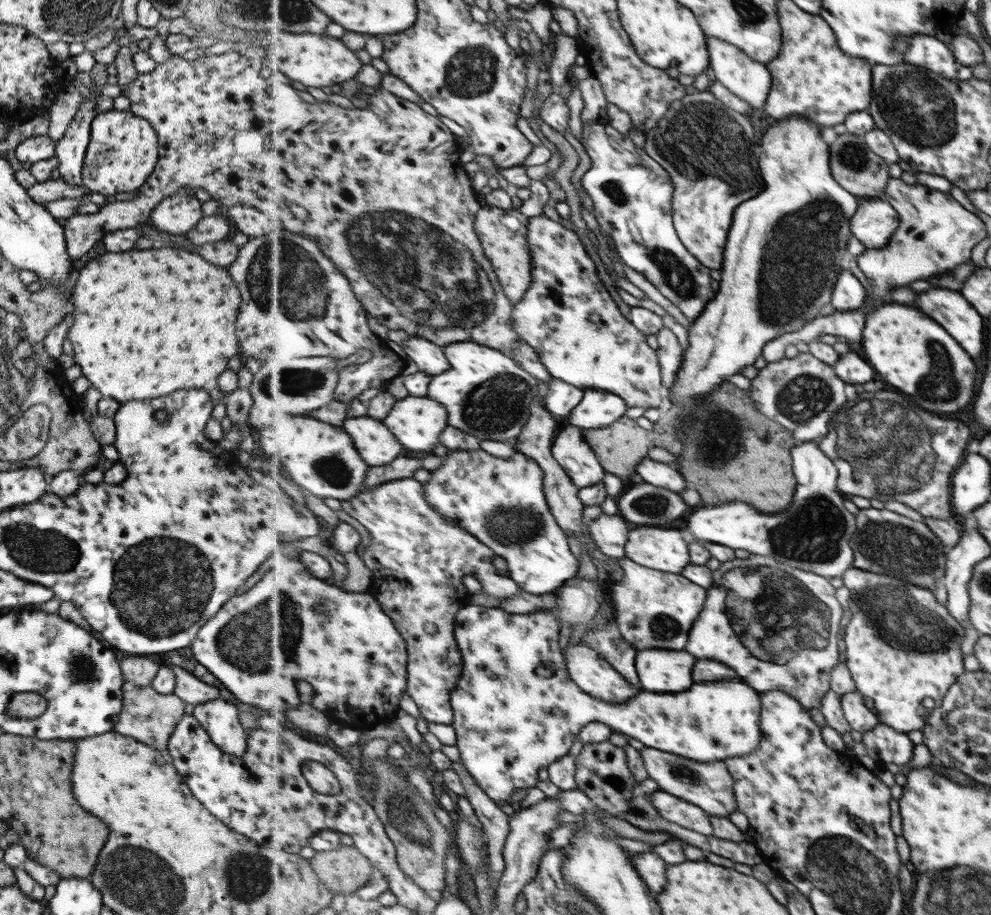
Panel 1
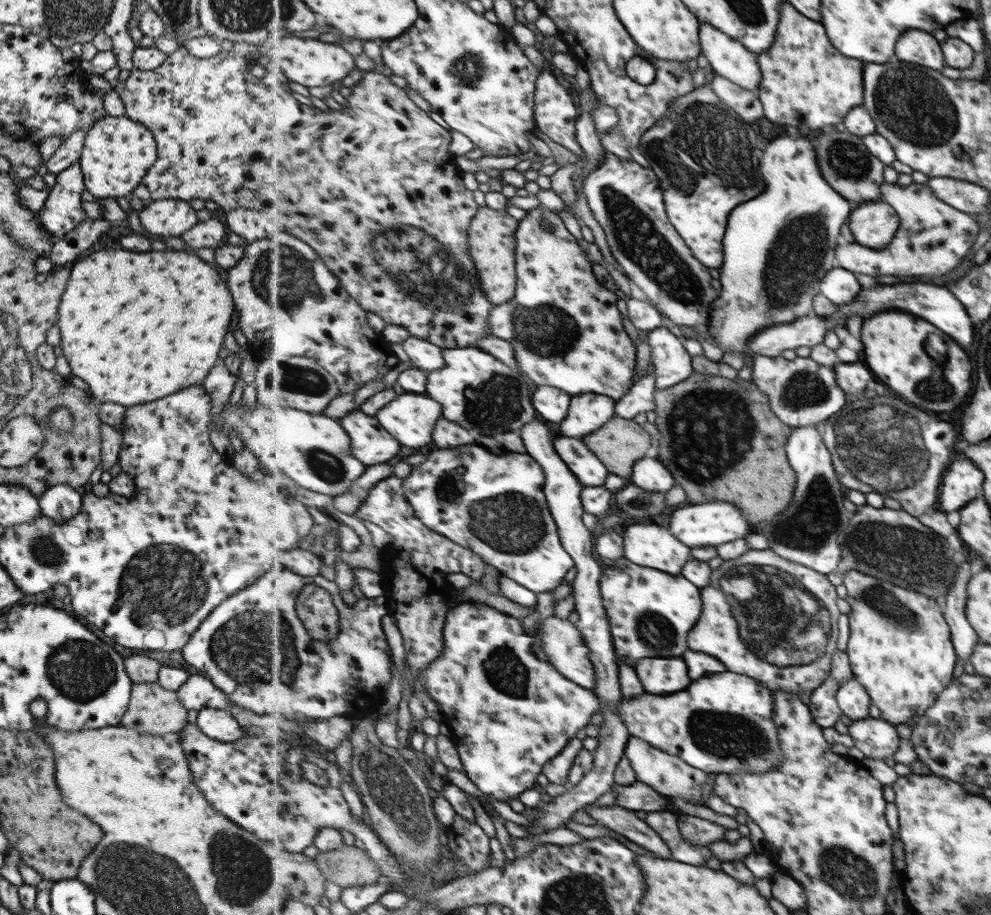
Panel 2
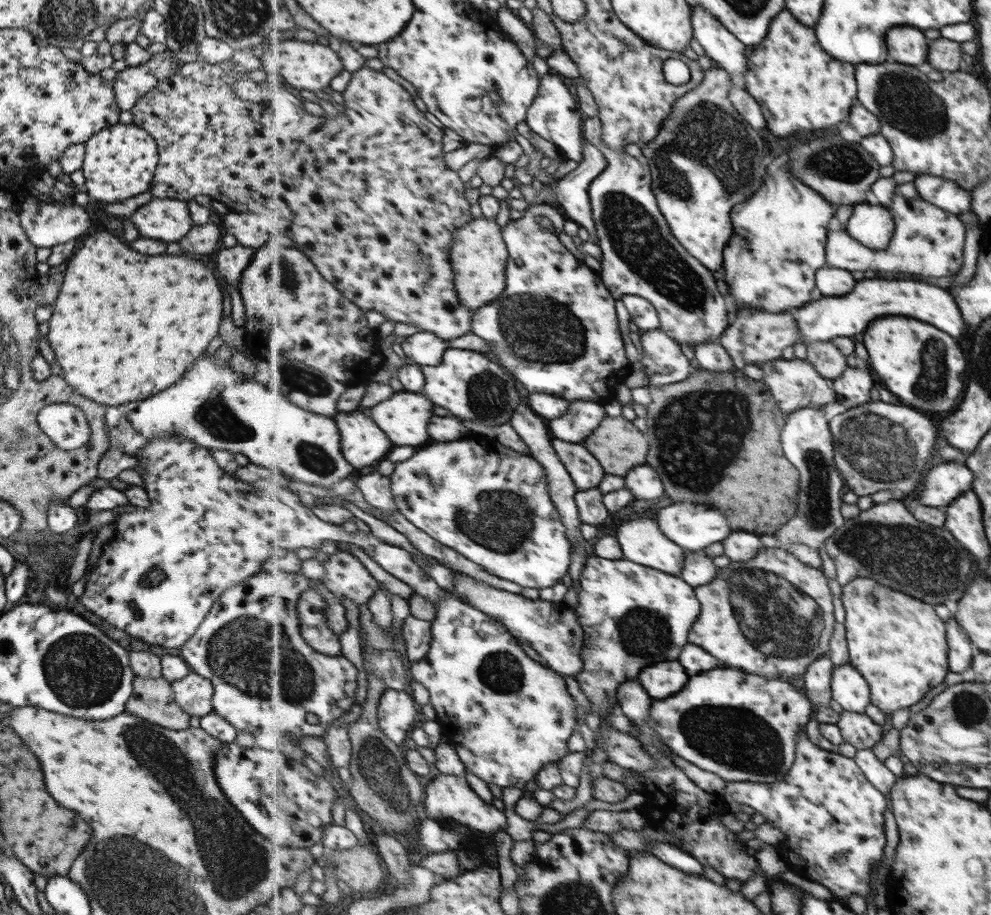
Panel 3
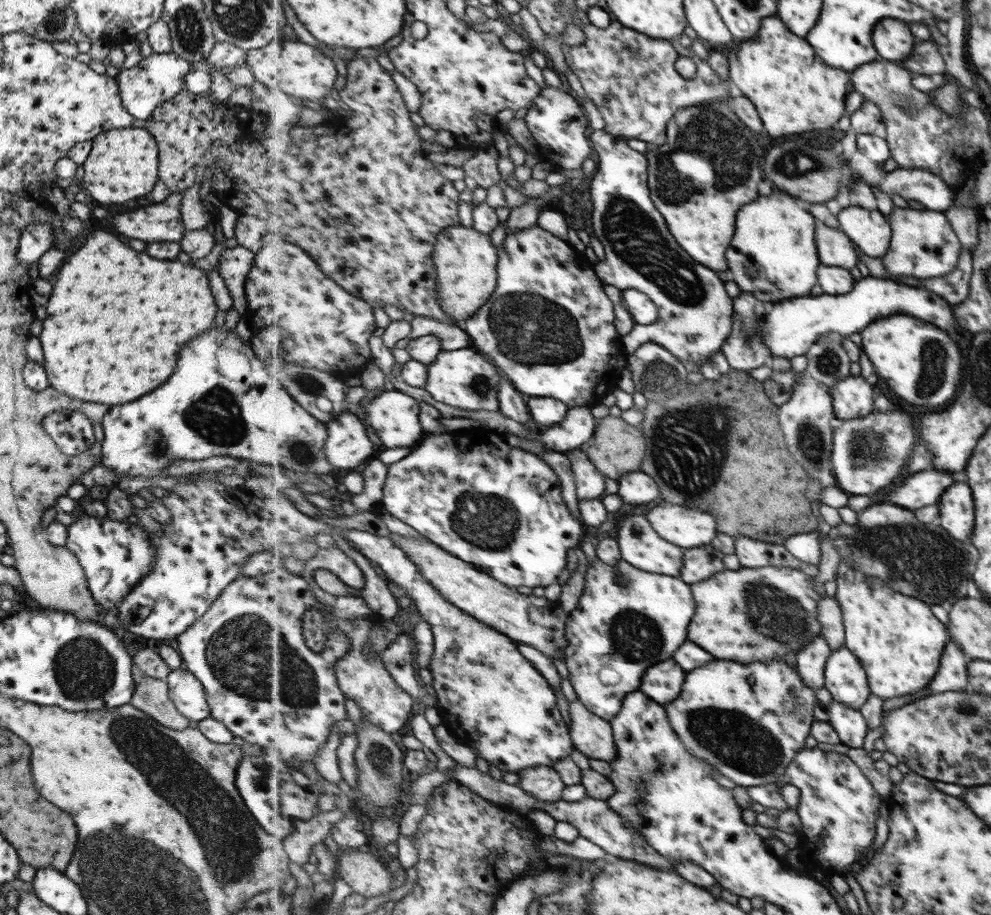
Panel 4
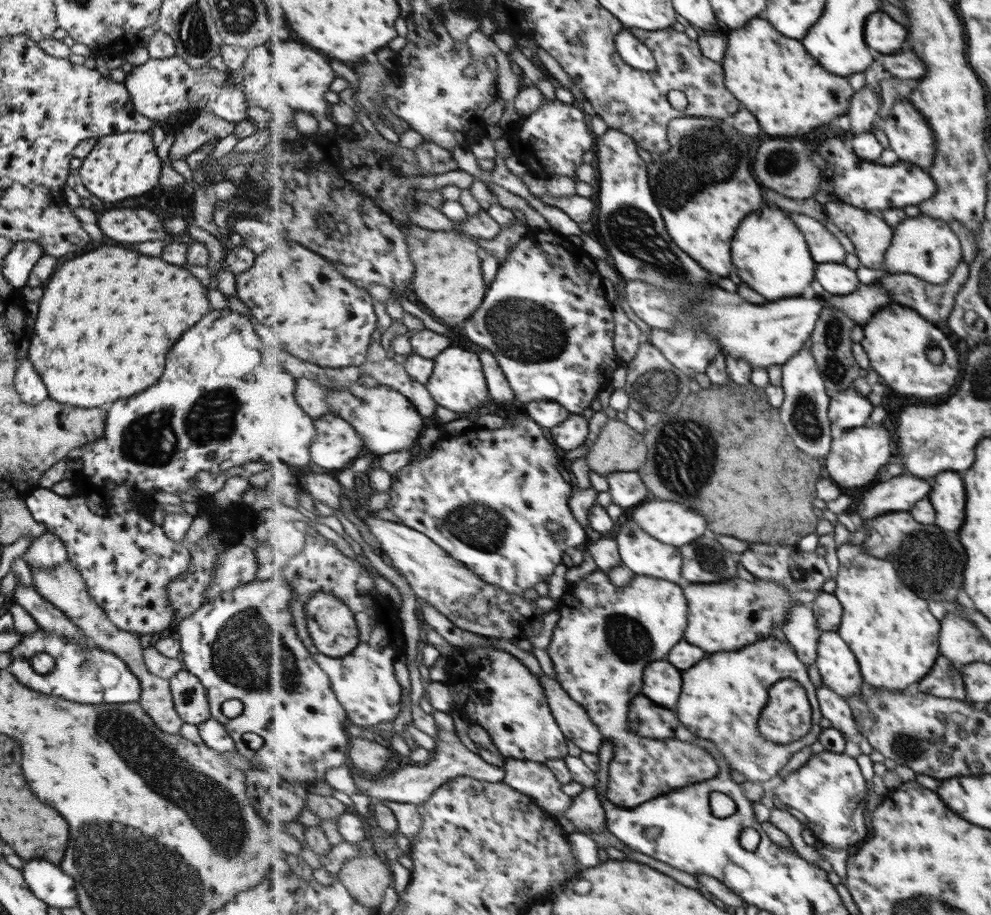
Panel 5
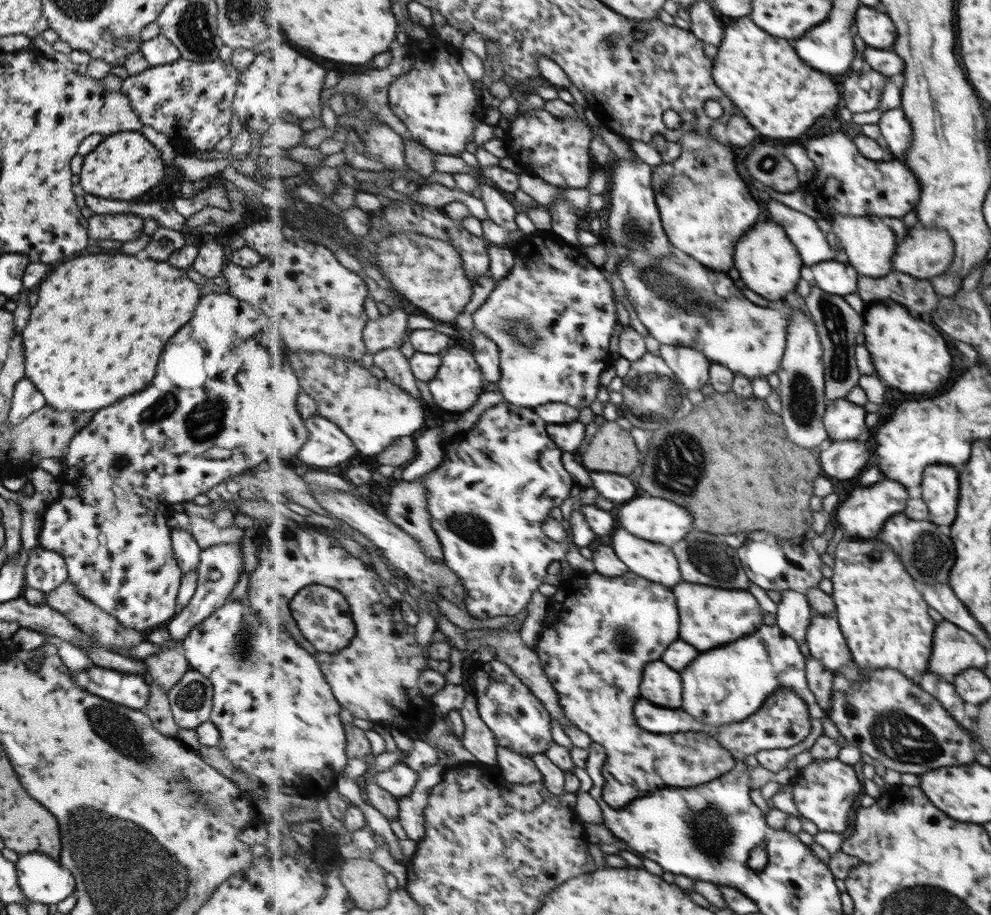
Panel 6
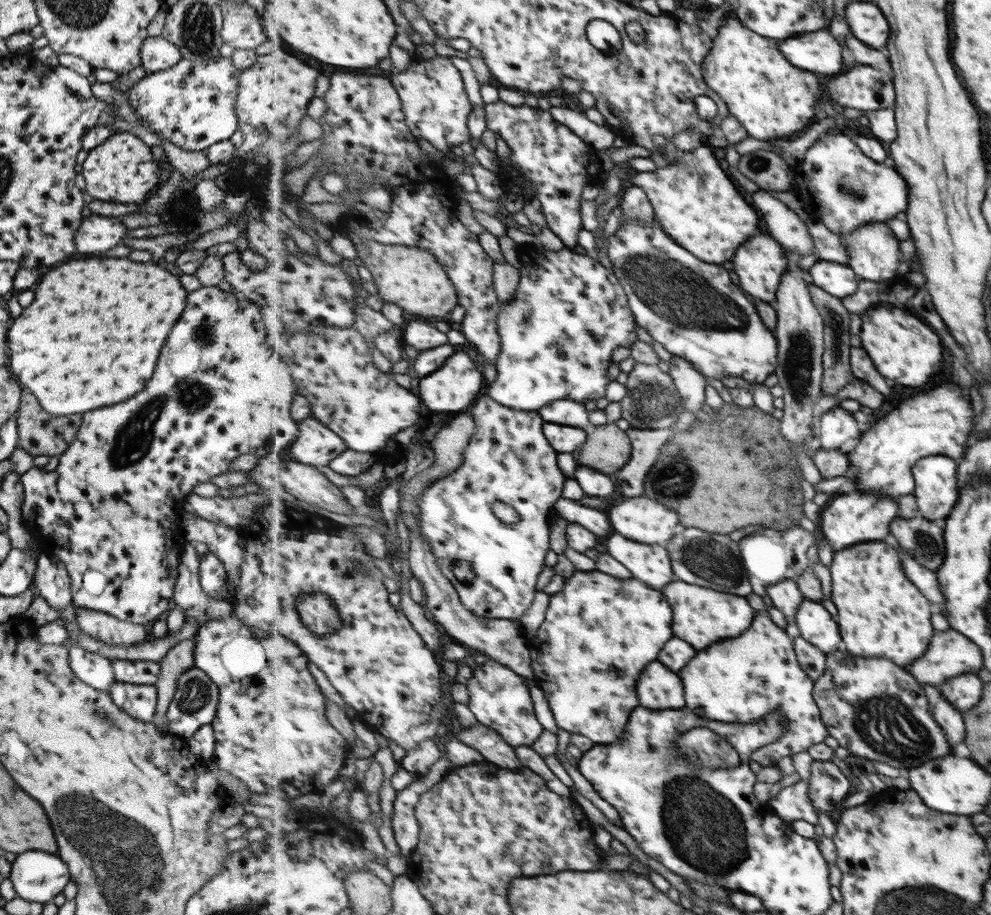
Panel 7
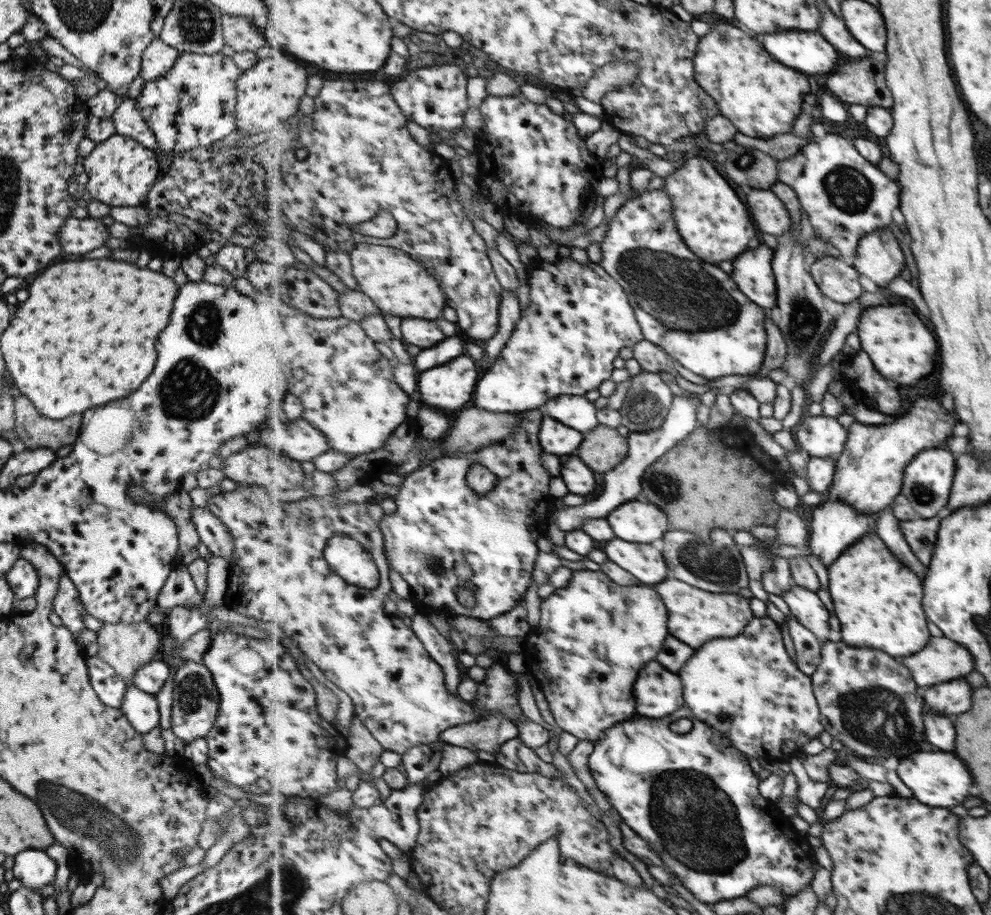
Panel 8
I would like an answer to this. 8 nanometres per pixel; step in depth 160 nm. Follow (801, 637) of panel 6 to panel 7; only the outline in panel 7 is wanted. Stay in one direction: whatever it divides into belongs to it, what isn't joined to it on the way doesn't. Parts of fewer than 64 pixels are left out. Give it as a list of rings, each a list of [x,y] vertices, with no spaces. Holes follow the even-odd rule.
[[[788,578],[779,584],[769,586],[767,594],[773,605],[785,616],[786,623],[796,622],[798,606],[803,604],[805,598],[795,579]]]

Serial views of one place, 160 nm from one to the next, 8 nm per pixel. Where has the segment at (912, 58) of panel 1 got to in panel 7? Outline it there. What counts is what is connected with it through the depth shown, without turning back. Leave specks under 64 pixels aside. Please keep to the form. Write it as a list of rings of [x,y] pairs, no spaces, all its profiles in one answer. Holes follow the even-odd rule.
[[[855,1],[845,8],[846,20],[861,42],[880,51],[887,51],[891,28],[882,8],[876,3]]]

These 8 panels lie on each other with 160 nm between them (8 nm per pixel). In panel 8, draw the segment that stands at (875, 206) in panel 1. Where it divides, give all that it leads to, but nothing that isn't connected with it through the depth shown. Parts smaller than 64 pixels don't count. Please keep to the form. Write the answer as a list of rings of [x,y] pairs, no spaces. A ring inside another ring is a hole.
[[[885,227],[864,235],[859,241],[853,266],[879,286],[887,286],[905,269],[905,254],[895,234]]]

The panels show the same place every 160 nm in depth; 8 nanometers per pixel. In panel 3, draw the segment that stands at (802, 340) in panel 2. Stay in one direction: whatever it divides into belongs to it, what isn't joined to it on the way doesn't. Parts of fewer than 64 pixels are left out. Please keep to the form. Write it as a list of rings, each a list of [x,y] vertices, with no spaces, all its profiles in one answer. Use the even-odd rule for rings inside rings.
[[[741,310],[737,322],[730,325],[721,336],[721,344],[733,357],[737,370],[745,365],[759,365],[767,361],[777,360],[783,356],[783,350],[800,342],[799,326],[791,314],[767,312],[766,310]]]

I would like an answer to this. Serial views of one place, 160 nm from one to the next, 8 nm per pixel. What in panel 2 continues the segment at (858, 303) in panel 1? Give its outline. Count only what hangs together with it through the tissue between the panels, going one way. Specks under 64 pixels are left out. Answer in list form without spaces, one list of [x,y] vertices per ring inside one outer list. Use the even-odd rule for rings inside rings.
[[[845,268],[831,270],[825,276],[823,286],[821,286],[821,294],[834,306],[855,302],[859,292],[861,292],[861,284],[859,284],[857,276]]]

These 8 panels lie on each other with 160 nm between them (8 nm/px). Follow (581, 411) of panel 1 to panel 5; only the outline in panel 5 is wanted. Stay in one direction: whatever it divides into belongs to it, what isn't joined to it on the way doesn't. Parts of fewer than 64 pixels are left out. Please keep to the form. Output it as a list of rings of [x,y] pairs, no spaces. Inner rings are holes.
[[[573,414],[565,424],[561,423],[561,426],[548,430],[548,433],[554,443],[559,444],[560,451],[575,450],[587,442],[589,420]]]

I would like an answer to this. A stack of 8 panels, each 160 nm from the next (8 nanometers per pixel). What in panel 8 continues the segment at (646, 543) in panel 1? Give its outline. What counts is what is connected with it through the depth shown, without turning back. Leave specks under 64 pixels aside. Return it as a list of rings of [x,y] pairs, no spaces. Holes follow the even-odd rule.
[[[615,538],[605,546],[605,552],[645,584],[659,584],[669,576],[663,554],[651,544],[629,544],[627,540]]]

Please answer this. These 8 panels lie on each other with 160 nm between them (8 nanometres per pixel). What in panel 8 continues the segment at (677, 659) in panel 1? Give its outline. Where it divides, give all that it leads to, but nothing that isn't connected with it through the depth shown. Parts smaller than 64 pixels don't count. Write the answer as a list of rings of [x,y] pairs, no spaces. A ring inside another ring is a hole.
[[[657,660],[643,668],[639,684],[635,684],[635,696],[639,700],[639,714],[645,716],[669,716],[685,706],[681,678]]]

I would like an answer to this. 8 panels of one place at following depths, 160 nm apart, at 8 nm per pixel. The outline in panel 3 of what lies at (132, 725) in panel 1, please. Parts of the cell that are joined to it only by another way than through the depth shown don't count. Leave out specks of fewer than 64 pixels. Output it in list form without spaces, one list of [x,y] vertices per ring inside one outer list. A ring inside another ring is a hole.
[[[161,676],[132,680],[131,696],[124,704],[124,711],[169,730],[189,727],[190,716],[174,701],[170,684]]]

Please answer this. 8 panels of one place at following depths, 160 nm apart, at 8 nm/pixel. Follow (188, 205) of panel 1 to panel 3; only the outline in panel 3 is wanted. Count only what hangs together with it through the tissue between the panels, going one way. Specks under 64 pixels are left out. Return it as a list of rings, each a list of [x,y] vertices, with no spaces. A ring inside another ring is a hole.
[[[170,198],[151,199],[130,213],[129,220],[139,236],[165,242],[177,242],[193,225],[186,201]]]

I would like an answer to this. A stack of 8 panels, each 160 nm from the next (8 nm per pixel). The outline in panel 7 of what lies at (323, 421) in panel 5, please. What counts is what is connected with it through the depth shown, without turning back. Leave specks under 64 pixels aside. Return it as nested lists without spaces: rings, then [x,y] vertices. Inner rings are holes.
[[[313,416],[300,421],[299,428],[298,439],[285,450],[297,462],[329,467],[335,456],[341,456],[347,450],[343,438]]]

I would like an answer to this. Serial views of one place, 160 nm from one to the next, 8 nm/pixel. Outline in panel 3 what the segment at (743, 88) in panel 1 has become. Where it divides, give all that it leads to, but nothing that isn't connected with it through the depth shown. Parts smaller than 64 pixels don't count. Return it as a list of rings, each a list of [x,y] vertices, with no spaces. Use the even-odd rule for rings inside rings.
[[[702,4],[693,6],[692,23],[694,38],[703,46],[713,65],[725,69],[735,81],[741,84],[745,82],[743,78],[748,65],[748,56],[745,56],[747,45],[717,16],[703,8]]]

